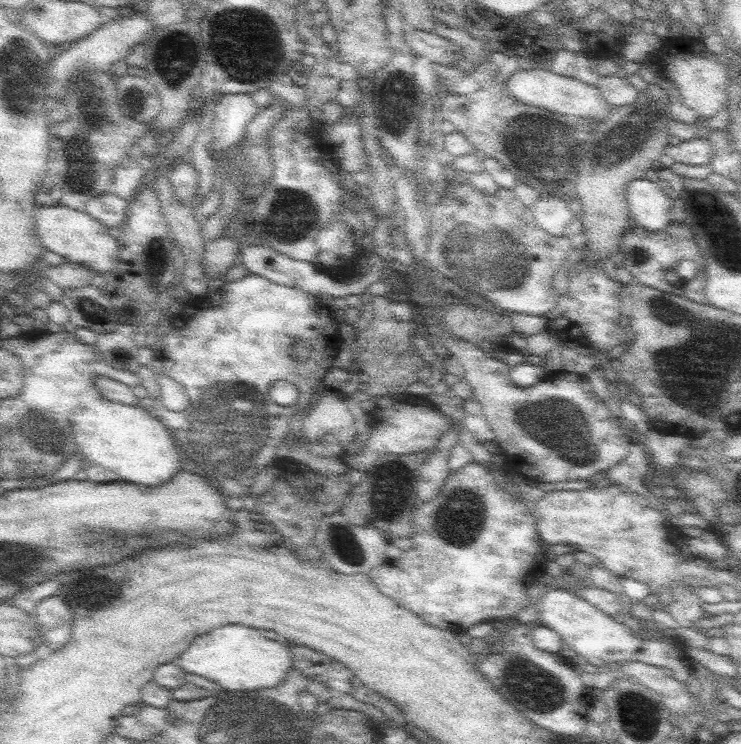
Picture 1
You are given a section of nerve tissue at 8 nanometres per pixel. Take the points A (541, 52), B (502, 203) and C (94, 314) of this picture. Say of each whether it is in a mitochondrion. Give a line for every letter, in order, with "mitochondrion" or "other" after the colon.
A: other
B: other
C: mitochondrion

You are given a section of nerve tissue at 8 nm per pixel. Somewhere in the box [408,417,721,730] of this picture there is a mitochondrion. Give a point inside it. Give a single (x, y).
(538, 690)

